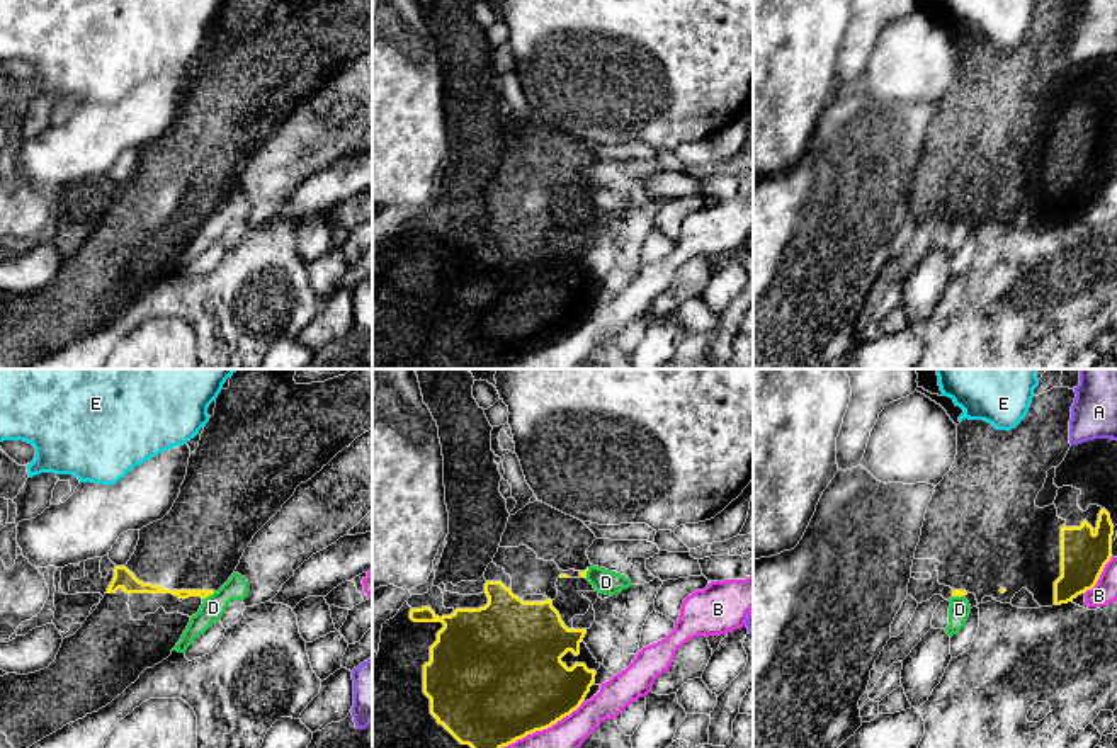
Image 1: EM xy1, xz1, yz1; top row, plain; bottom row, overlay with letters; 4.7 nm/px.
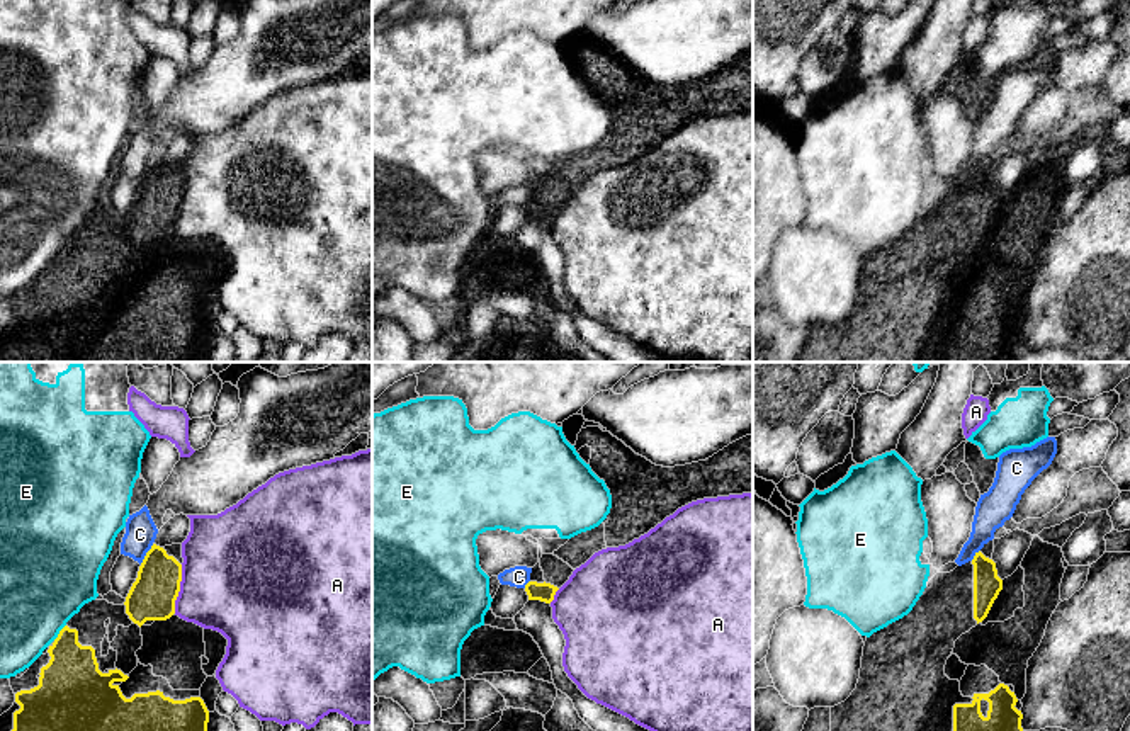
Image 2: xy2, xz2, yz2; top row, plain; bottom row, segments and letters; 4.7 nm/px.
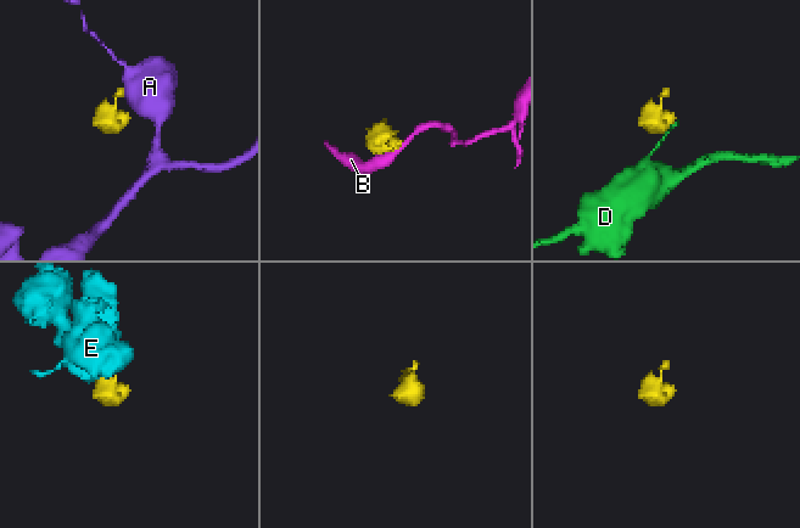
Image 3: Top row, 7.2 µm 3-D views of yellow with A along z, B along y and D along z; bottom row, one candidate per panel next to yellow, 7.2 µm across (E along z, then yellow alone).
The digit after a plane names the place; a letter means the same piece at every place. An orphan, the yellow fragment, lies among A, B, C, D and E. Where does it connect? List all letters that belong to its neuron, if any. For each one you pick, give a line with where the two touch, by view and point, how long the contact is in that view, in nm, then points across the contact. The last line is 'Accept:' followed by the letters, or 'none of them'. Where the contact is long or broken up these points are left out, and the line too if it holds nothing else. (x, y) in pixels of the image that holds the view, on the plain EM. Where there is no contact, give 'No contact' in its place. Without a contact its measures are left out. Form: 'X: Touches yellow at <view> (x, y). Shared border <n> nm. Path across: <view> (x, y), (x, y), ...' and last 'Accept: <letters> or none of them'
Accept: none of them

